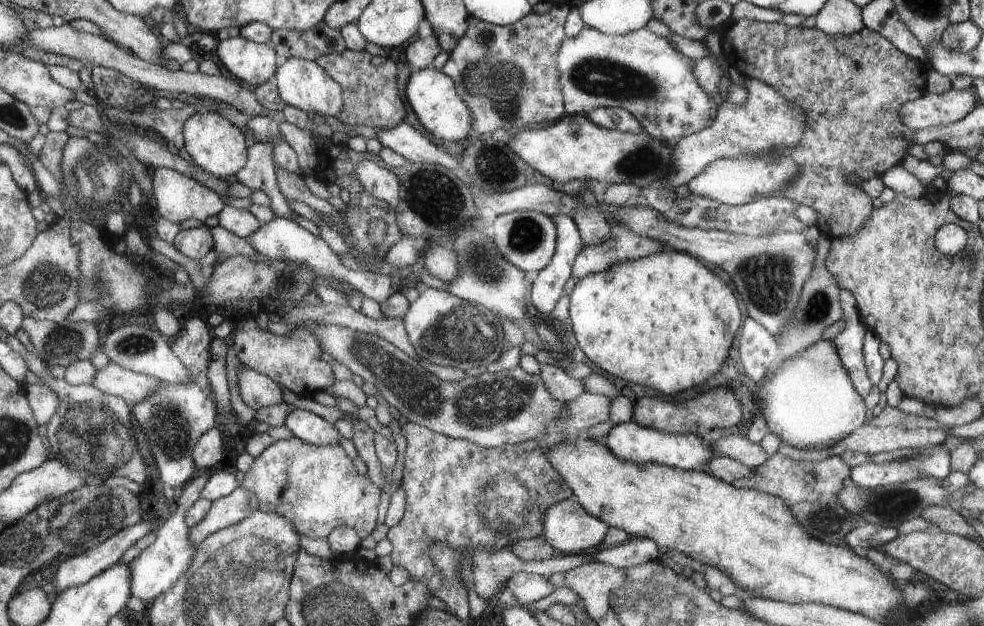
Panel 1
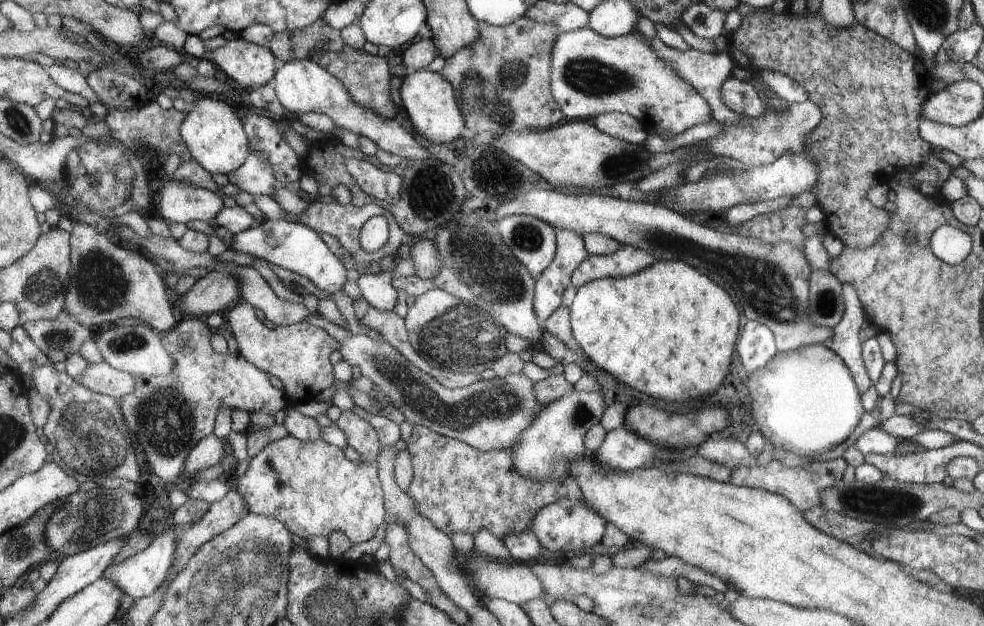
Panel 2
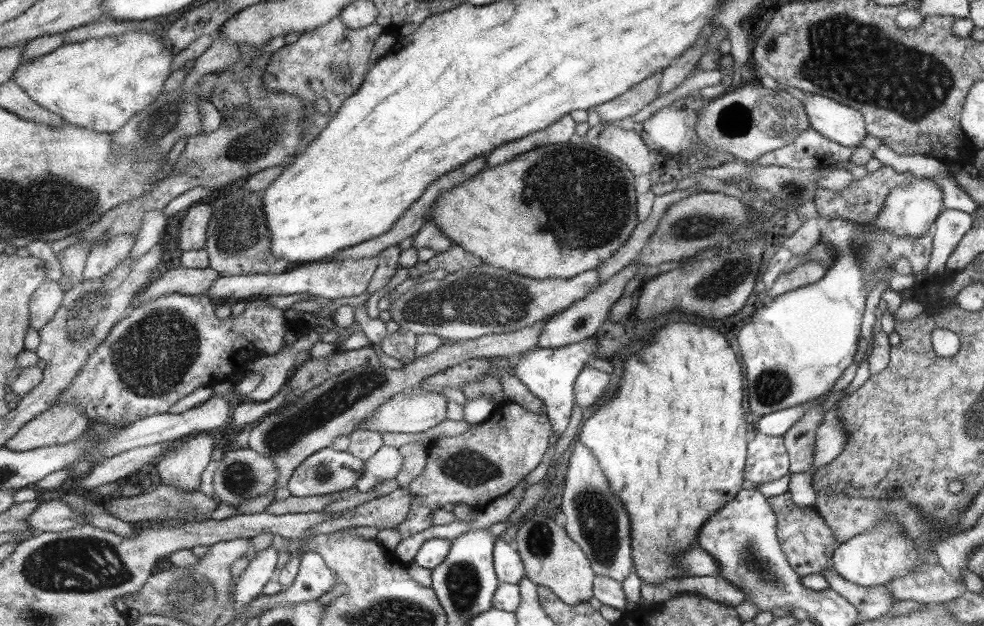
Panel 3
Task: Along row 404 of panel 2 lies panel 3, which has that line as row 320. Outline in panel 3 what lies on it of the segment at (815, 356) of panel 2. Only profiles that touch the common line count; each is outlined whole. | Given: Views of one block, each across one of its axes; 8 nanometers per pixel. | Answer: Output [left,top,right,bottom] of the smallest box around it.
[737,218,867,417]

